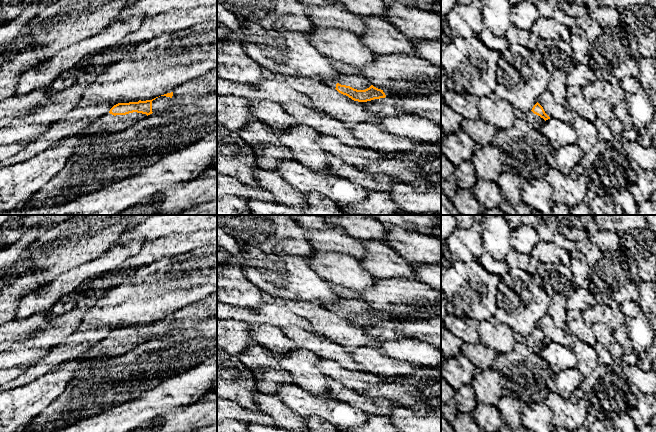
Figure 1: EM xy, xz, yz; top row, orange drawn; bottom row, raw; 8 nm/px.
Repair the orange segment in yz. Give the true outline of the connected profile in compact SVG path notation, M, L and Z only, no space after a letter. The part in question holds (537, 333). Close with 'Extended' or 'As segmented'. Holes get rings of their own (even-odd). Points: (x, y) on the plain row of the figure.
M538 326L533 330L531 335L525 337L527 347L538 355L540 355L544 346L548 343L550 343L550 341Z. Extended

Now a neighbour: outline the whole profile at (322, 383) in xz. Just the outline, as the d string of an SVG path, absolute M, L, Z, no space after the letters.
M297 349L279 355L280 364L292 377L292 384L316 395L326 394L333 381L322 374L317 366L319 358L310 351Z

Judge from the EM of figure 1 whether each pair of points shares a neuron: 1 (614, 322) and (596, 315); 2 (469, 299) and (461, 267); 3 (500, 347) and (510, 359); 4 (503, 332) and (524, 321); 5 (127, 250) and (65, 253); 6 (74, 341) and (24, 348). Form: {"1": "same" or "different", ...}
{"1": "same", "2": "same", "3": "different", "4": "different", "5": "different", "6": "different"}

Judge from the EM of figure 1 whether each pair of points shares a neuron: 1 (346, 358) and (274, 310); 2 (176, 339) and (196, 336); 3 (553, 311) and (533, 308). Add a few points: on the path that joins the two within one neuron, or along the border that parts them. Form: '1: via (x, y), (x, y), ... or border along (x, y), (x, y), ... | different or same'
1: via (328, 349), (307, 340), (292, 325) | same
2: via (181, 339), (191, 339) | same
3: border along (543, 288), (548, 298), (548, 313) | different

